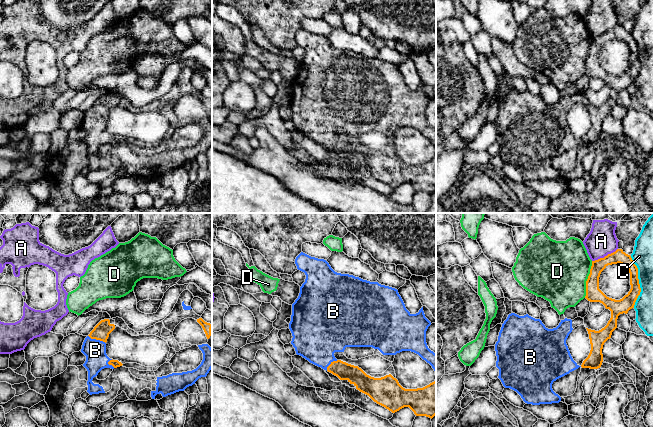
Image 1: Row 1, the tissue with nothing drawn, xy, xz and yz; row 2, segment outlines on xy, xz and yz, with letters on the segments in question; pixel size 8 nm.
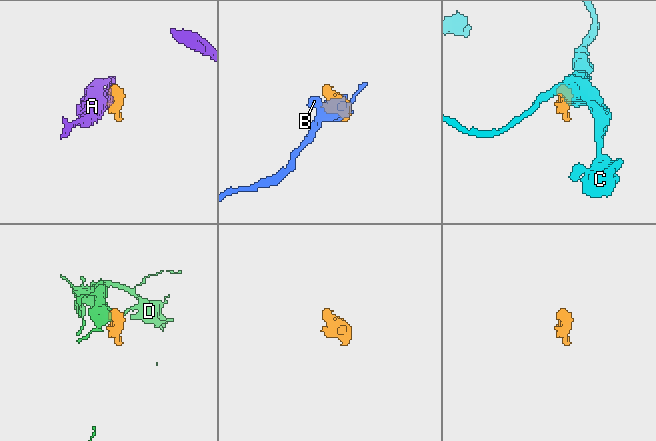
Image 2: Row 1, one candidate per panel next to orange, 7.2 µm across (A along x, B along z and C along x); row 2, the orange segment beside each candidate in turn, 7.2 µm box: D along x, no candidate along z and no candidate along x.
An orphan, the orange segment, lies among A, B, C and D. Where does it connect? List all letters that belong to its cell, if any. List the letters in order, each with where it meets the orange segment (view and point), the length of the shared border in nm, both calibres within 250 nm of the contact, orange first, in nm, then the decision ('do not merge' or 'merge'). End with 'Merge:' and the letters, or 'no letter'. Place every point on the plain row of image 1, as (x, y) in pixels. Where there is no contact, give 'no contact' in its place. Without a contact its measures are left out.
A: meets orange in yz at (605, 32); contact 240 nm long; 110 nm thick on the orange side, 240 nm on the other; do not merge
B: meets orange in xy at (97, 115); contact 160 nm long; 140 nm thick on the orange side, 180 nm on the other; merge
C: meets orange in yz at (638, 58); contact 420 nm long; 120 nm thick on the orange side, 170 nm on the other; do not merge
D: meets orange in yz at (587, 55); contact 300 nm long; 130 nm thick on the orange side, 480 nm on the other; do not merge
Merge: B

